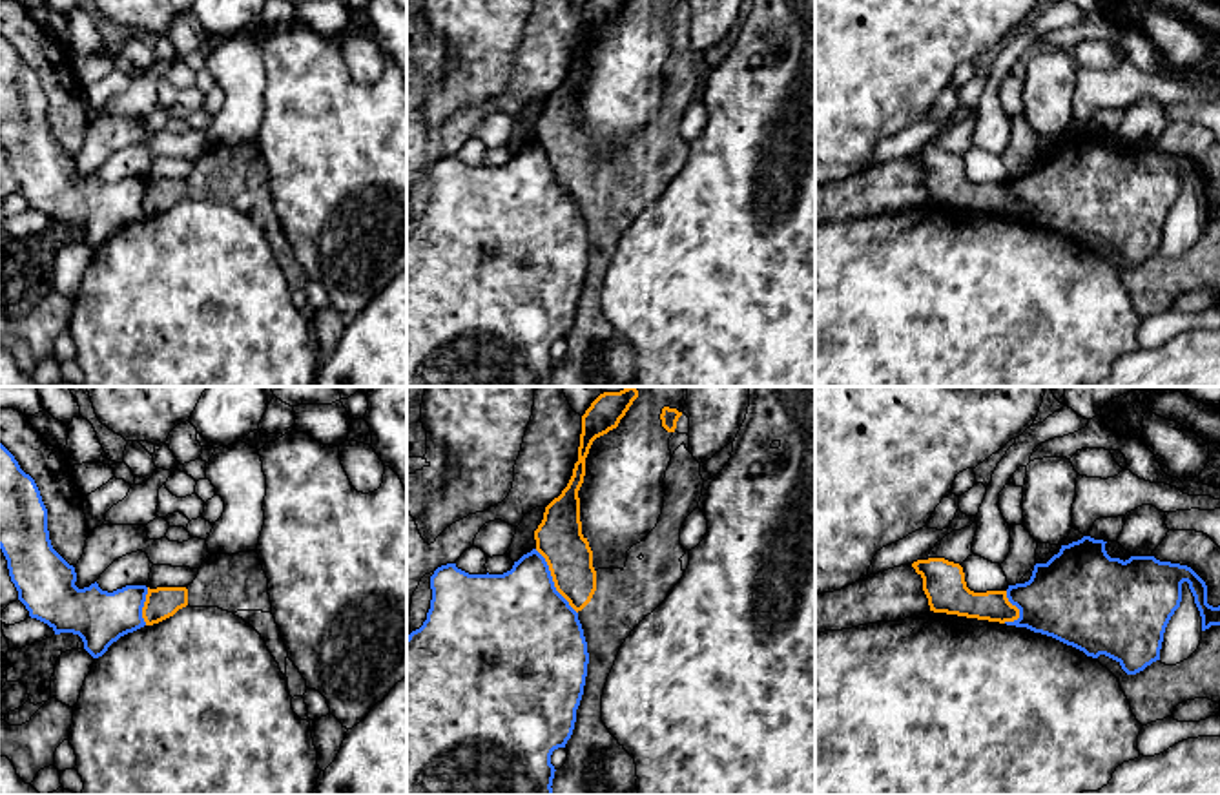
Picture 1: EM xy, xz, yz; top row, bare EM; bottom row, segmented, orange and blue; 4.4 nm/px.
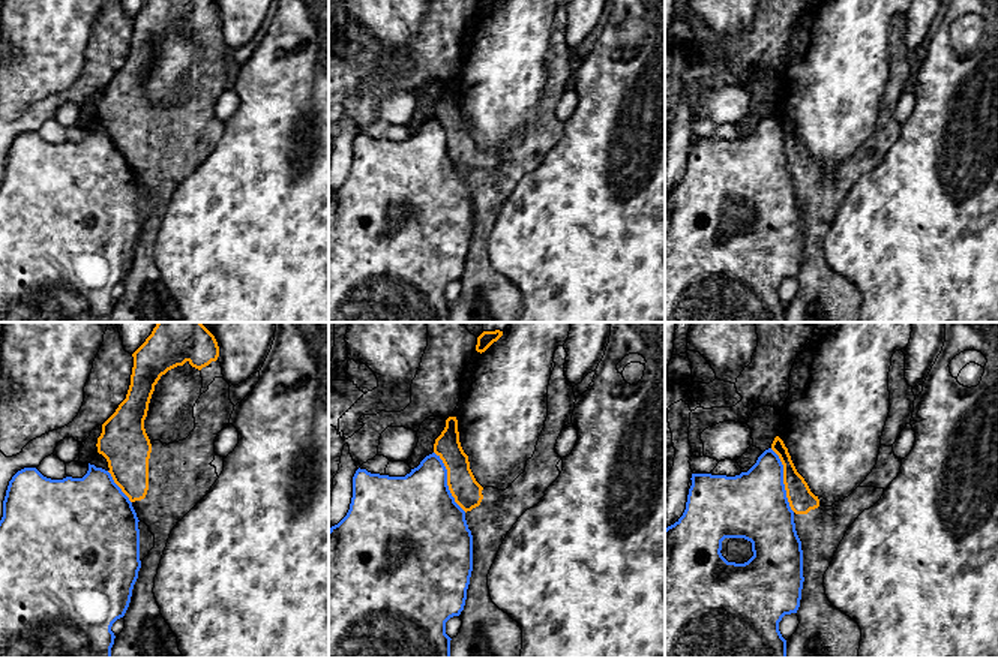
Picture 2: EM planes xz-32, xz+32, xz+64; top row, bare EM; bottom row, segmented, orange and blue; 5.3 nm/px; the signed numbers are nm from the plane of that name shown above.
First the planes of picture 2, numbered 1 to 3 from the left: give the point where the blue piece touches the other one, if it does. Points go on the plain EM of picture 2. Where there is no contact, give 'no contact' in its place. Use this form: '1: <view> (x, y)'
1: xz-32 (119, 150)
2: xz+32 (447, 146)
3: xz+64 (784, 144)

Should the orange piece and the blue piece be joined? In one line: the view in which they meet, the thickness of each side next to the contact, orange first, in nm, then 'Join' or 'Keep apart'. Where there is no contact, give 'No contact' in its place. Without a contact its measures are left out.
Touches orange in xz. Thickness 200 nm (orange) against 460 nm. Keep apart

